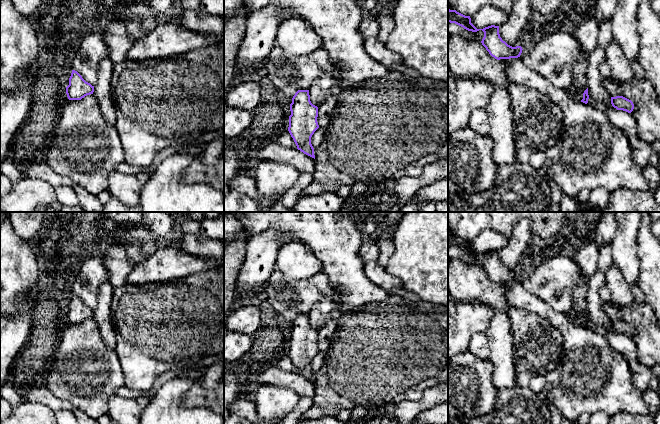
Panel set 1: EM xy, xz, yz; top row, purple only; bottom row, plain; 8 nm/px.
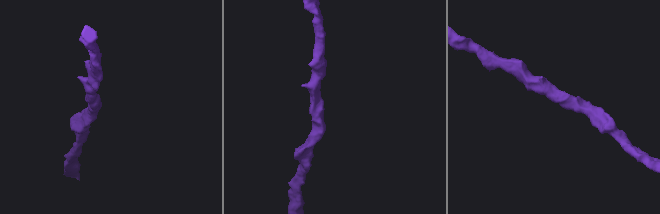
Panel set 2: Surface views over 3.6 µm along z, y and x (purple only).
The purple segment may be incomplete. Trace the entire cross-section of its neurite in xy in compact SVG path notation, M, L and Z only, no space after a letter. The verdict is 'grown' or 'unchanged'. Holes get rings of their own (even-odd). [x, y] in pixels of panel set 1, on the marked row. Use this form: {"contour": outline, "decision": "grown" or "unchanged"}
{"contour": "M72 70L66 94L69 100L81 100L87 95L93 94L94 86L86 82L75 70Z", "decision": "unchanged"}

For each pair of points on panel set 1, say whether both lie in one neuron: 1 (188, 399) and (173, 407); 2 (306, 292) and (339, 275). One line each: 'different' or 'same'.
1: different
2: different

